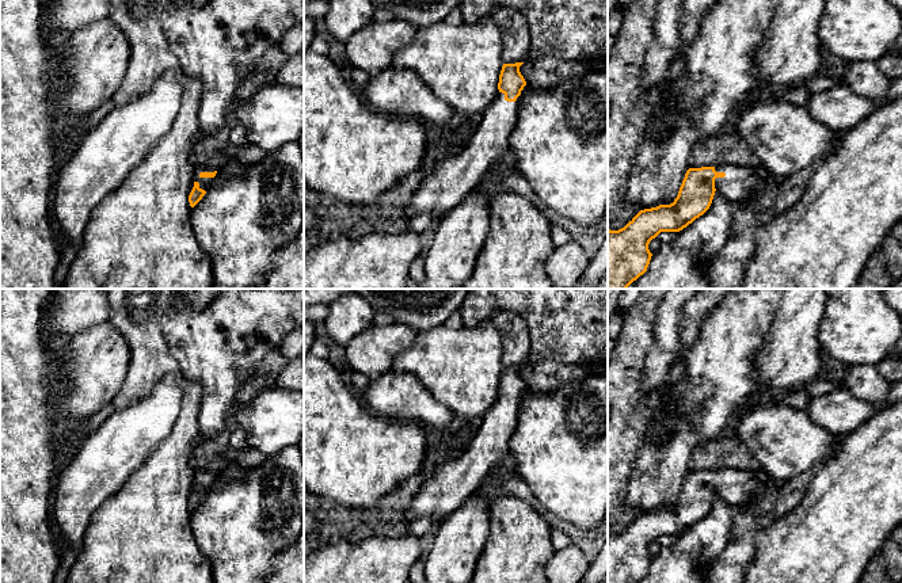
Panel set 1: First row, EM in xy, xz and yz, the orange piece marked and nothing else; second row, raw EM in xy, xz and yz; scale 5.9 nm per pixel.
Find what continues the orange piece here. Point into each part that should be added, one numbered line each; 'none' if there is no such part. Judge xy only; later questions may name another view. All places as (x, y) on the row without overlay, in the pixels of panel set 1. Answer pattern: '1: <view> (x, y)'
1: xy (205, 487)

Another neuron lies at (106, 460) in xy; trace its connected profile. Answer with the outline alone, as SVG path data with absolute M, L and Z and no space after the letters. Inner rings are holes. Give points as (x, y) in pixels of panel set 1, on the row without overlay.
M172 376L163 377L153 392L114 411L79 449L75 460L56 477L52 515L69 546L83 550L84 533L94 512L167 438L179 416L182 389Z

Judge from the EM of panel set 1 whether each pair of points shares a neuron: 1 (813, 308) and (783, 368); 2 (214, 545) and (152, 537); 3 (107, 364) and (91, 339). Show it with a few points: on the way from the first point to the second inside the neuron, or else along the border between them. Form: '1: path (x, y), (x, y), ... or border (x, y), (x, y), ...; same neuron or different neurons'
1: path (798, 323), (791, 353); same neuron
2: border (191, 511), (194, 540), (212, 568); different neurons
3: path (102, 358), (94, 350), (94, 345); same neuron

